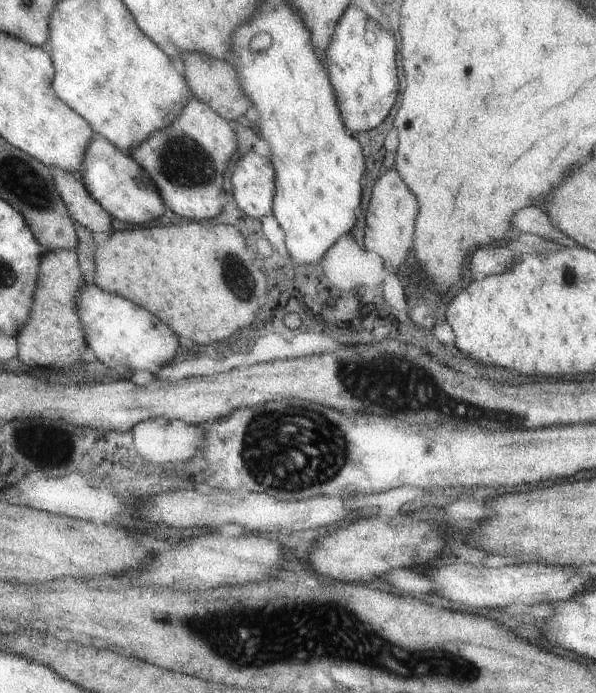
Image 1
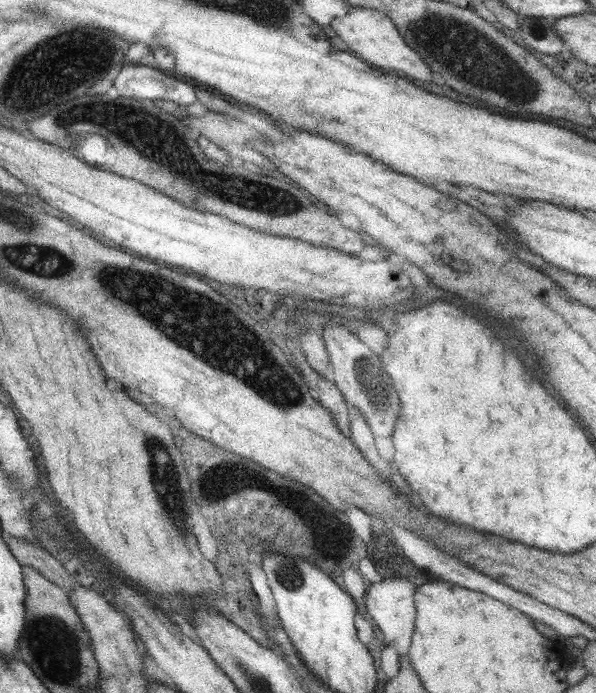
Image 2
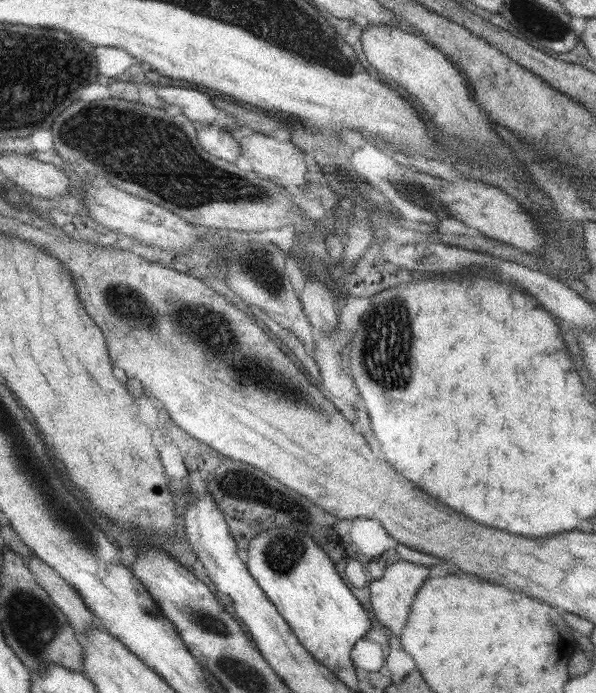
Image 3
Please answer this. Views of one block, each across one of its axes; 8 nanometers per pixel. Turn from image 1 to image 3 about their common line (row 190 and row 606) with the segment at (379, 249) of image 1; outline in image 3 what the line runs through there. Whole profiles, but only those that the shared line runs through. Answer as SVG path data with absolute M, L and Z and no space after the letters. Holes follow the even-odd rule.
M400 560L400 562L386 568L384 577L370 580L368 588L371 590L371 603L379 623L399 637L408 622L414 597L429 576L430 567Z

